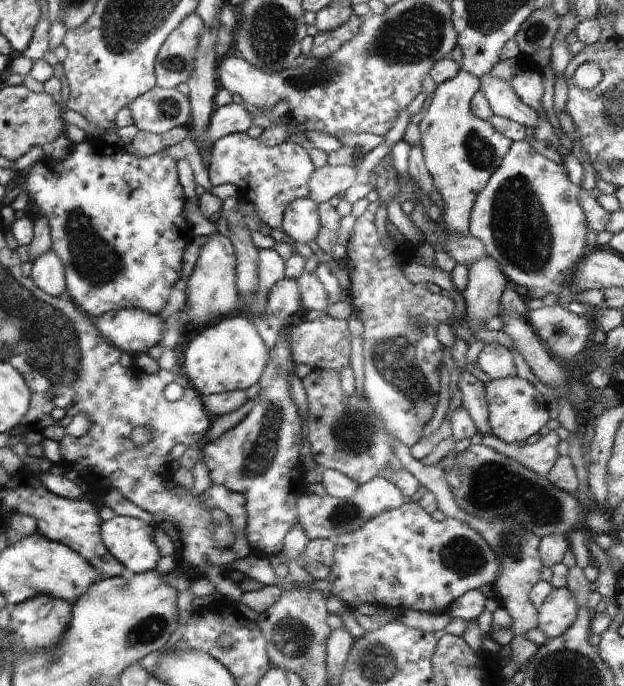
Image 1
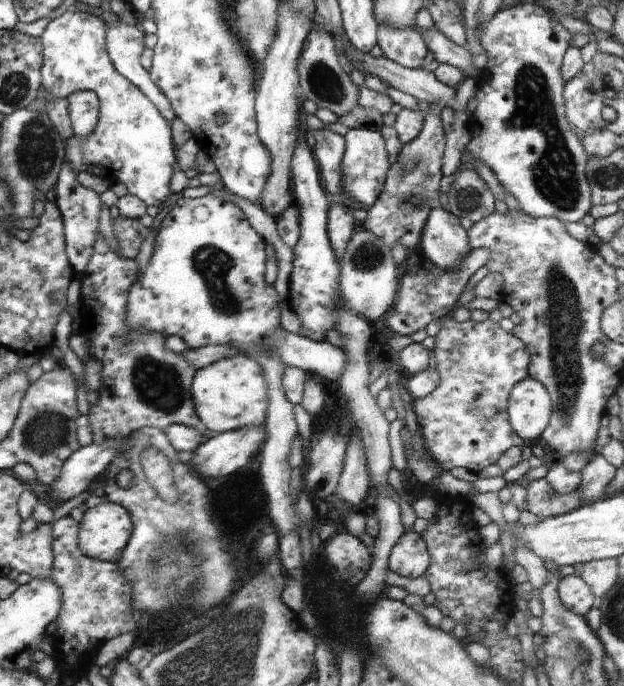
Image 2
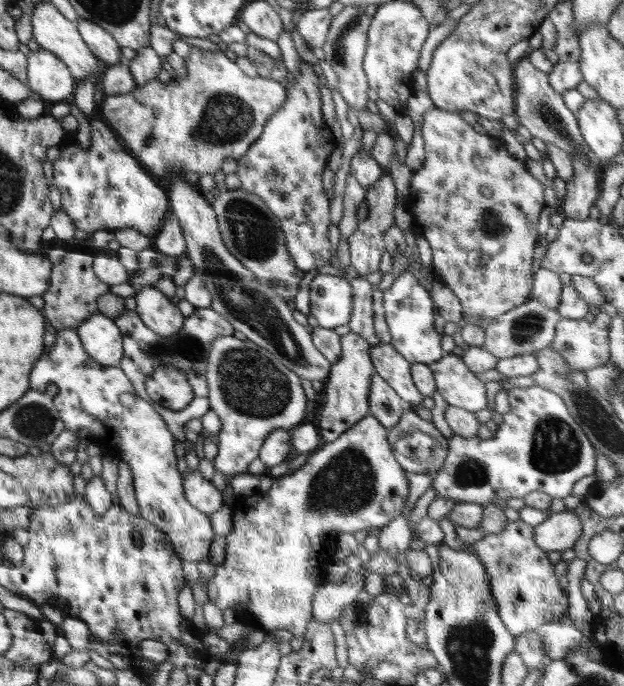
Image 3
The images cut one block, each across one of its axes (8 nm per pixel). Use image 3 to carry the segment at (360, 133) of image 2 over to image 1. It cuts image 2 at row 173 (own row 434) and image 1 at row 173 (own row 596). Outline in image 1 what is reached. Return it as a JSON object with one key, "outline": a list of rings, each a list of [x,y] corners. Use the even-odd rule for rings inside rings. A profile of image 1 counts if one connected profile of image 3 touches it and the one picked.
{"outline":[[[233,133],[214,143],[207,169],[210,183],[215,188],[225,183],[236,186],[236,180],[246,180],[260,223],[281,230],[288,204],[300,198],[308,198],[308,182],[315,172],[308,152],[300,144],[285,141],[283,144],[268,147],[257,139],[250,138],[247,133]]]}

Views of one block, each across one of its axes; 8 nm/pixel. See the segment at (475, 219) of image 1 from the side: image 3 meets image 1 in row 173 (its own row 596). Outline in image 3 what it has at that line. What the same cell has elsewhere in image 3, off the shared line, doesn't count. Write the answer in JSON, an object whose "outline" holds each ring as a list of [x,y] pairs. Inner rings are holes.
{"outline":[[[442,517],[438,523],[444,532],[444,545],[454,550],[474,551],[483,560],[492,595],[498,606],[499,618],[515,638],[520,634],[536,631],[569,611],[568,600],[554,573],[555,566],[549,561],[548,554],[536,544],[533,526],[520,519],[508,520],[500,533],[484,534],[480,542],[472,545],[458,538],[459,528],[449,517]]]}

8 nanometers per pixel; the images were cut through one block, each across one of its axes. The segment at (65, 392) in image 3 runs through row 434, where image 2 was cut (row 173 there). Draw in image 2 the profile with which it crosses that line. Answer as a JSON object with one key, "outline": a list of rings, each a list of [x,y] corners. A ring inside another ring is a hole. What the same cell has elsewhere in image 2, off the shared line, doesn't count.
{"outline":[[[72,9],[62,16],[54,18],[46,26],[41,35],[43,46],[43,63],[41,66],[41,84],[47,94],[38,95],[28,106],[28,109],[45,113],[45,102],[56,97],[68,97],[80,90],[92,90],[99,100],[99,119],[94,130],[85,138],[72,136],[64,141],[66,159],[73,166],[75,173],[88,172],[94,176],[104,178],[112,186],[116,182],[123,182],[130,194],[136,195],[147,206],[158,206],[173,194],[171,191],[172,173],[177,168],[175,146],[172,141],[171,123],[166,120],[159,108],[127,78],[124,78],[112,64],[106,48],[108,27],[100,19],[100,15],[74,12]]]}

